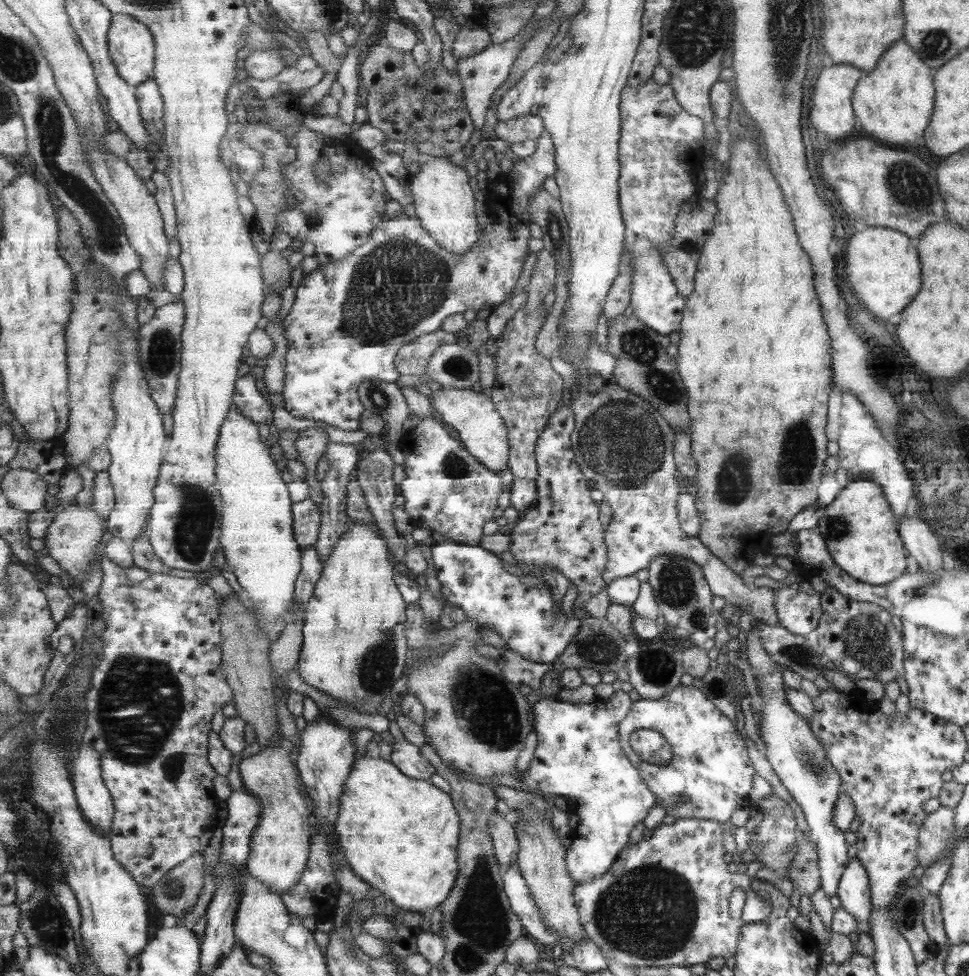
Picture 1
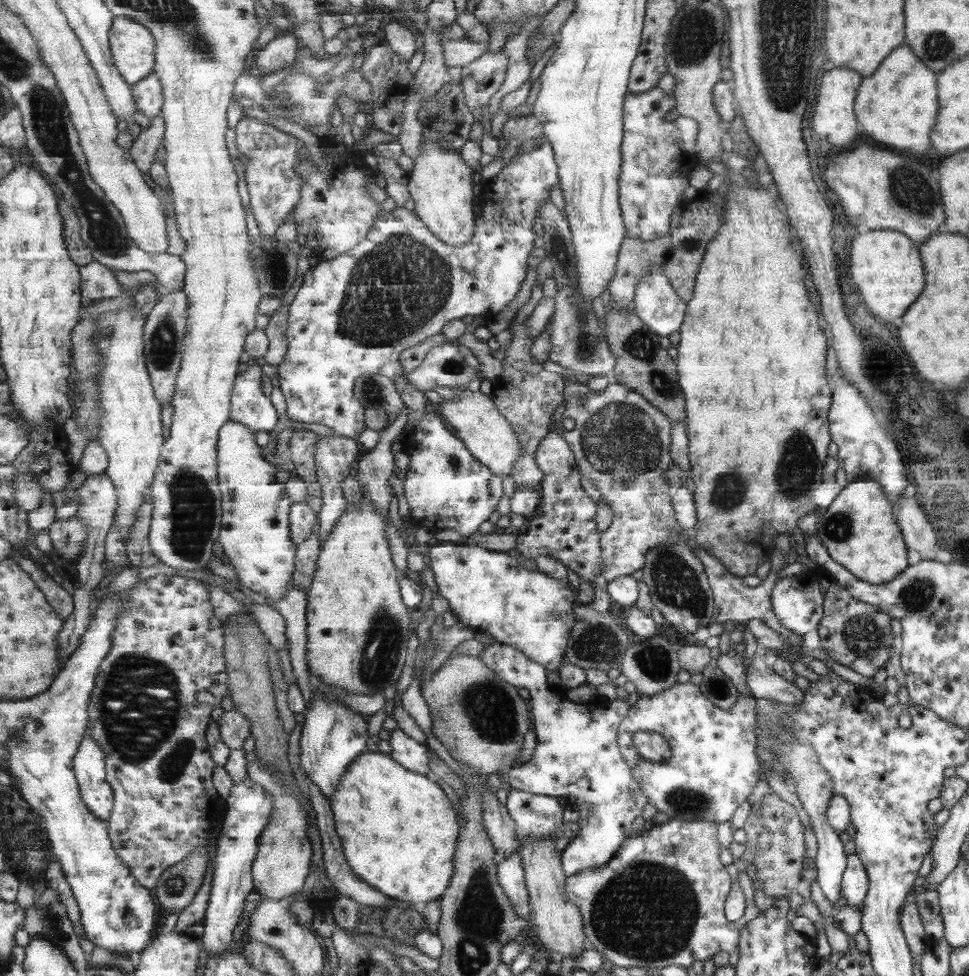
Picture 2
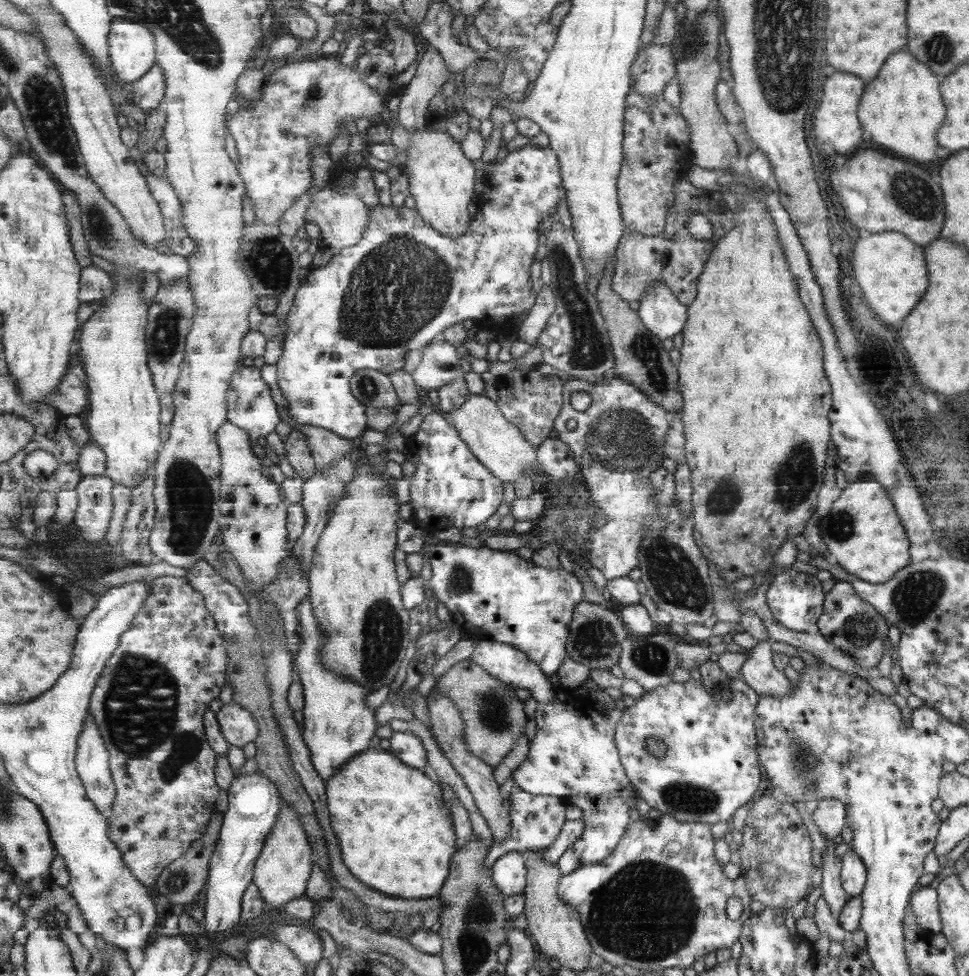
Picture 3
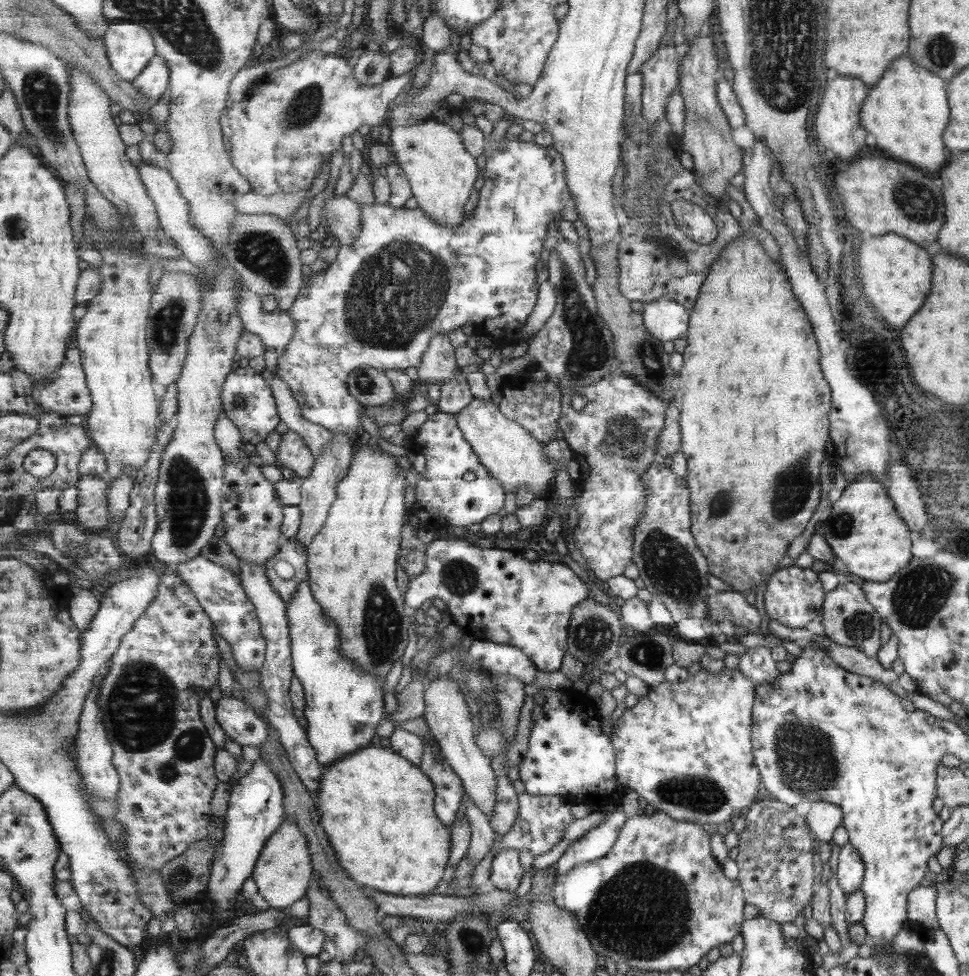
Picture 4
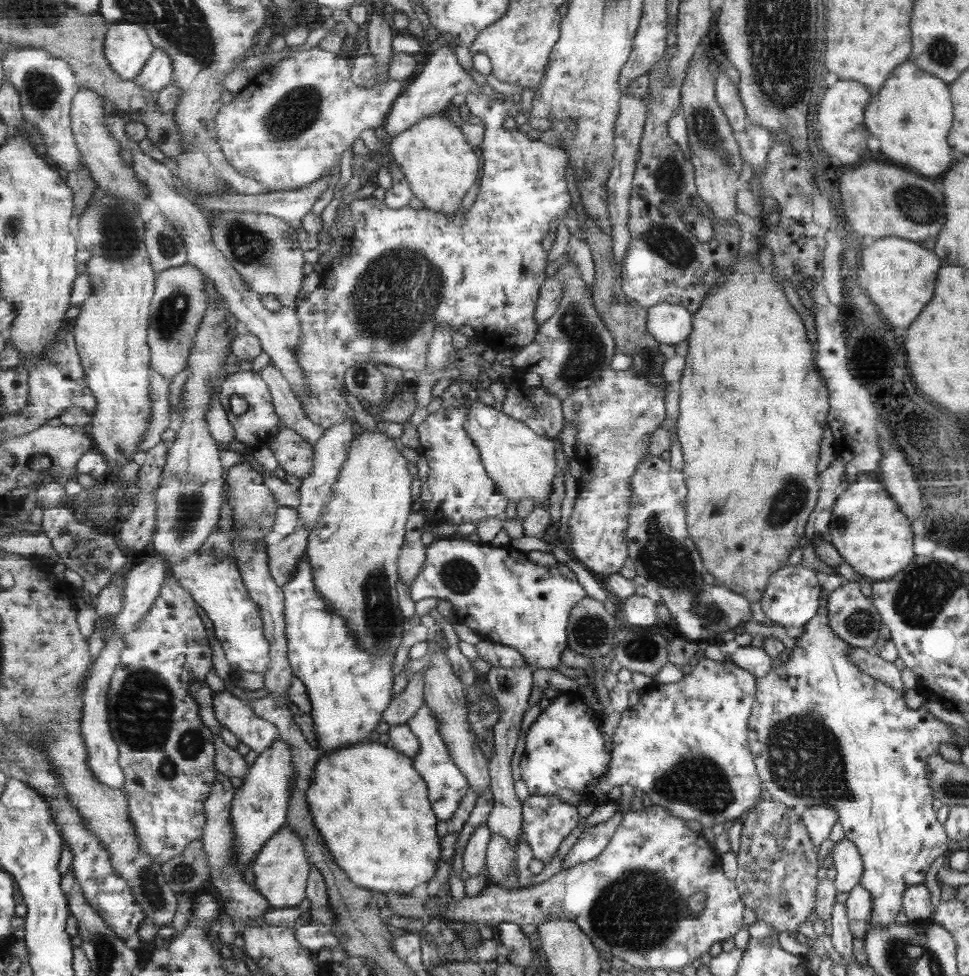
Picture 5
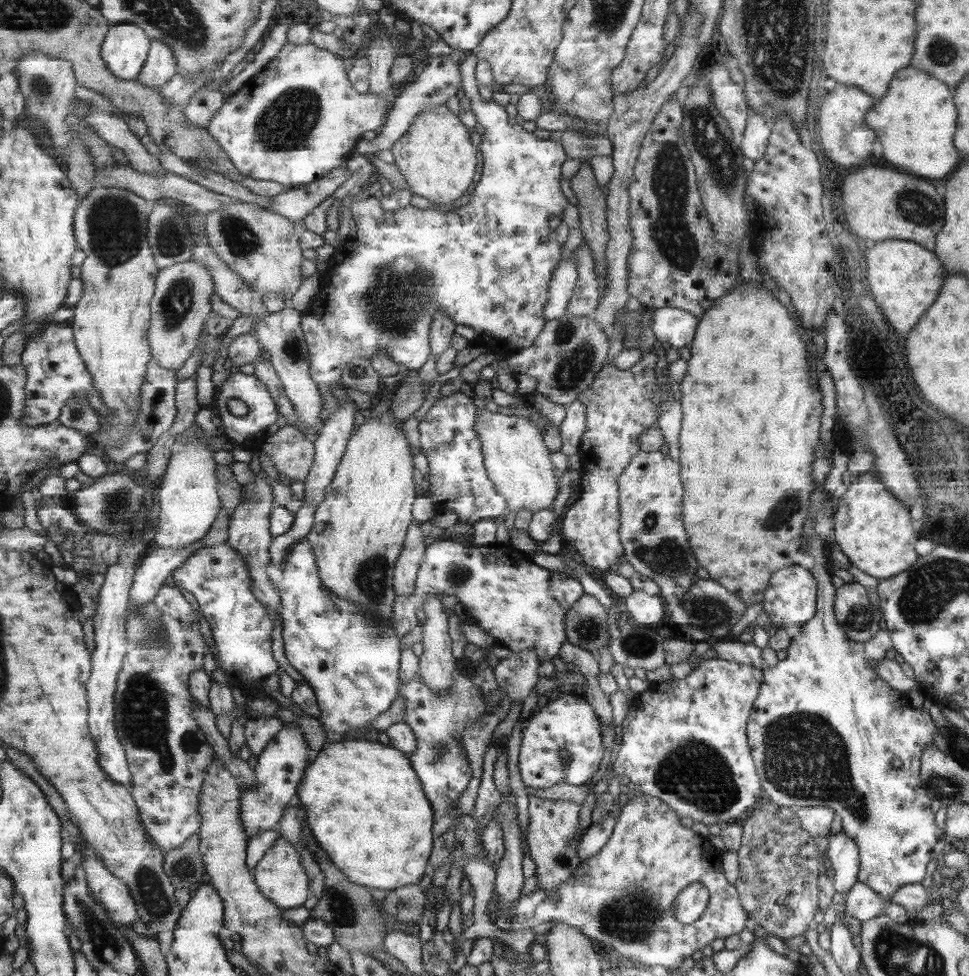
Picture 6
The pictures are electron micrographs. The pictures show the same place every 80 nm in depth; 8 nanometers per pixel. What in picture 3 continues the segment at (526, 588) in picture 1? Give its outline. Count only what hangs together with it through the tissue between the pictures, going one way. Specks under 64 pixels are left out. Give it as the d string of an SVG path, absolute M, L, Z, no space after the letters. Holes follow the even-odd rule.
M440 542L428 547L427 551L433 570L430 580L411 578L402 583L402 596L407 611L419 606L427 592L431 590L435 598L445 604L454 623L472 638L495 640L503 644L512 644L515 648L527 653L543 672L549 677L558 674L568 657L567 643L570 637L570 624L573 622L576 607L583 602L583 584L577 576L560 569L541 567L531 559L519 558L513 551L497 551L488 547L469 548L454 542Z

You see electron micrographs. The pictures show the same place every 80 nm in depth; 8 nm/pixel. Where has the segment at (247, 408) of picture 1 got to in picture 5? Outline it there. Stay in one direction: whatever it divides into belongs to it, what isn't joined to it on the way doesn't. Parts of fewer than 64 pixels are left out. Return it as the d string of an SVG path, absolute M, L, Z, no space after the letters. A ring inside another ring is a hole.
M252 369L229 373L225 380L223 380L220 388L221 392L219 392L219 399L227 409L229 420L235 427L236 439L251 449L258 445L266 445L269 438L273 435L273 432L276 432L280 418L276 411L269 385L262 377L262 374L259 371L253 371ZM235 394L244 398L249 404L248 409L240 415L233 414L233 410L231 410L231 396L235 396Z

